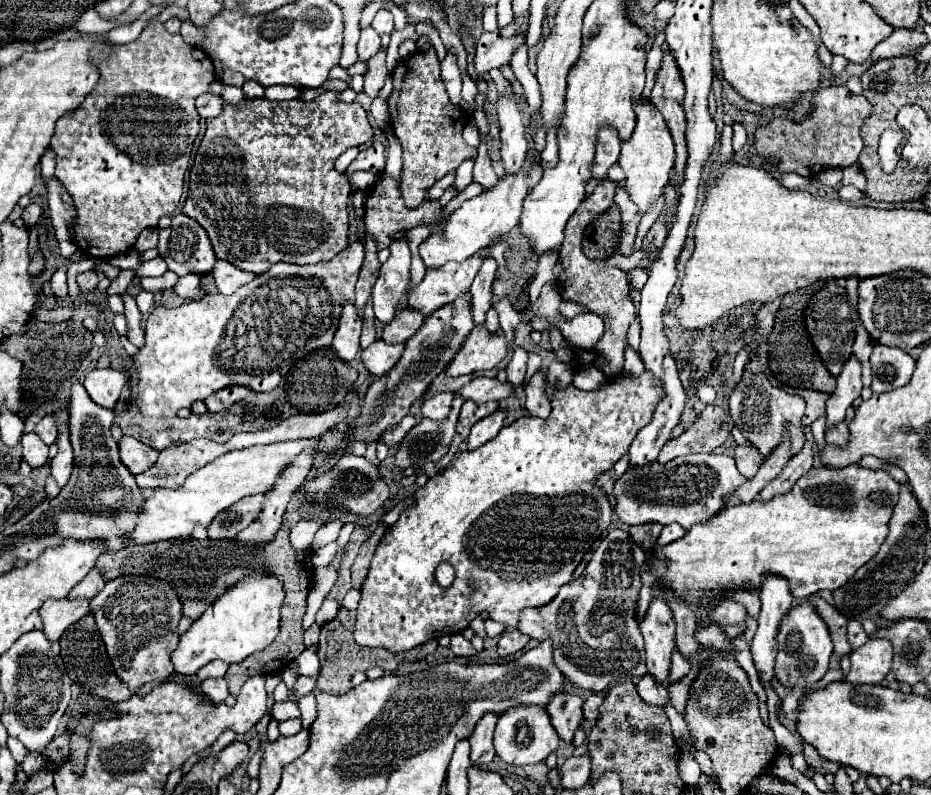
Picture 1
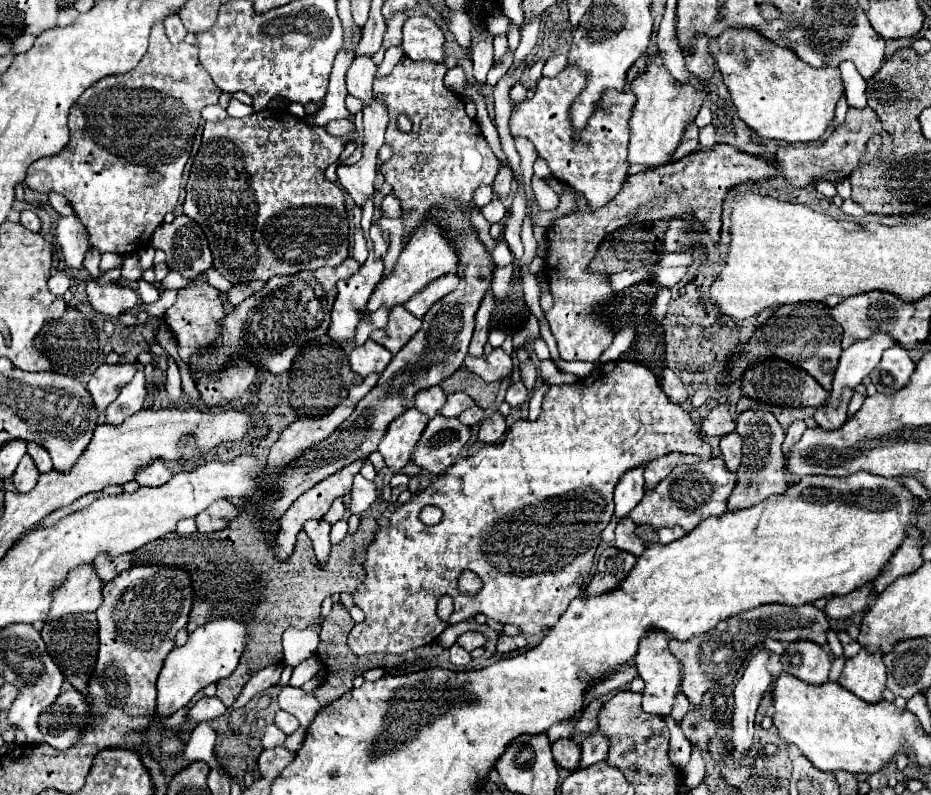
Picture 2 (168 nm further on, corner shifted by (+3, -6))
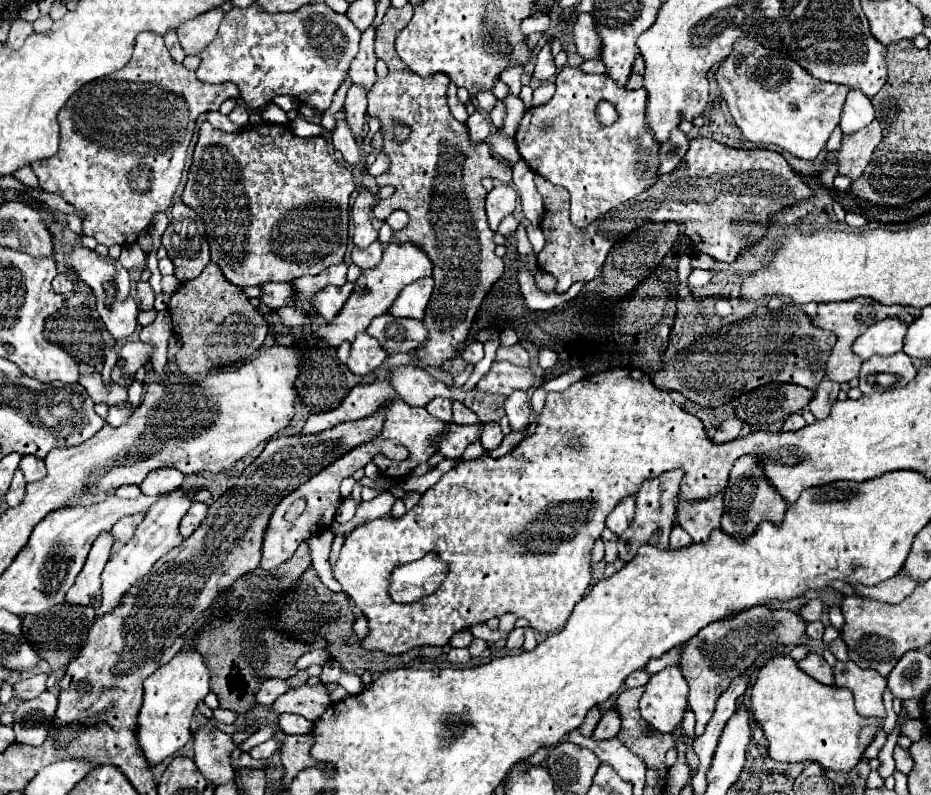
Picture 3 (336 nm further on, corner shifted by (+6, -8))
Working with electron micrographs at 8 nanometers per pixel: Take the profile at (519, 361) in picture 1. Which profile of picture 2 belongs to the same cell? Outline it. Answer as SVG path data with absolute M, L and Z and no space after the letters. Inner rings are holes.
M514 382L508 386L508 392L506 392L506 402L510 406L520 406L528 400L528 390L522 382Z

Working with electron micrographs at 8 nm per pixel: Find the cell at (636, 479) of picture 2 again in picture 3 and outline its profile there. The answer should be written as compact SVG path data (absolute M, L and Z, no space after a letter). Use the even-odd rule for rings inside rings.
M627 498L621 506L617 506L617 508L609 514L609 518L607 518L607 528L609 528L613 534L621 536L621 534L629 528L629 524L633 522L633 510L635 510L635 498Z

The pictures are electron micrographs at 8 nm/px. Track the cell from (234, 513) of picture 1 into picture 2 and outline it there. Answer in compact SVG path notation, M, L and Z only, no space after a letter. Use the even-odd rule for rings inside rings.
M218 500L216 504L212 504L212 508L208 508L208 512L196 516L196 526L200 534L212 534L228 528L230 522L236 520L238 516L240 516L238 506L234 506L228 500Z

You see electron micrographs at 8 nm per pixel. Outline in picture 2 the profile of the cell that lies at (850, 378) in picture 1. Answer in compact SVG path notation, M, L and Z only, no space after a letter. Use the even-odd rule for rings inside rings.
M876 334L868 340L858 340L850 348L846 348L840 356L840 364L834 374L834 388L830 392L828 404L838 406L844 388L854 390L876 368L882 352L890 346L894 346L894 340L890 336Z

